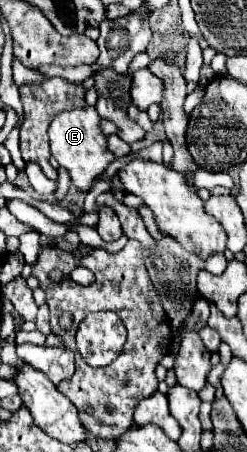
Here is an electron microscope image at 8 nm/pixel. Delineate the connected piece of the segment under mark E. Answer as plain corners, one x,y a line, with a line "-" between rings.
93,107
67,111
65,115
57,115
49,127
51,139
51,155
57,163
69,171
71,185
79,191
89,191
89,187
105,173
107,165
115,161
115,155
107,149
105,135
99,131
99,113

